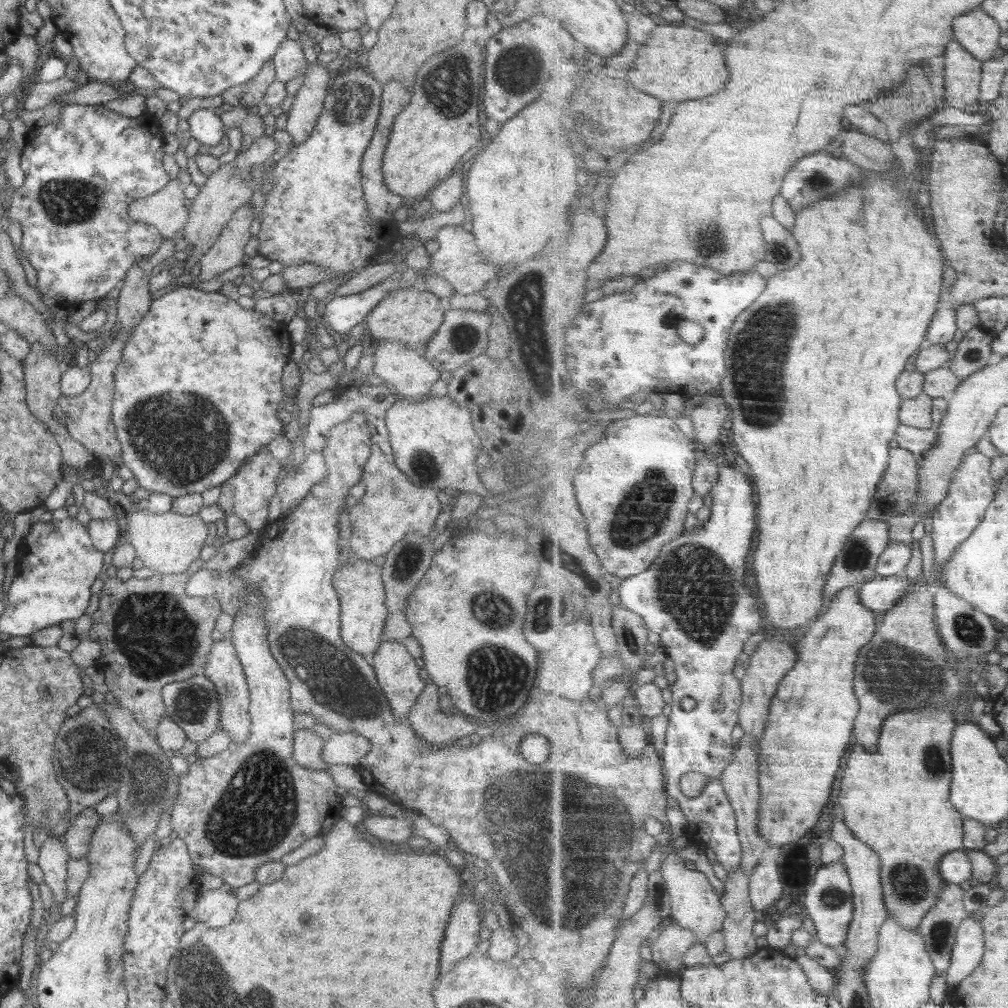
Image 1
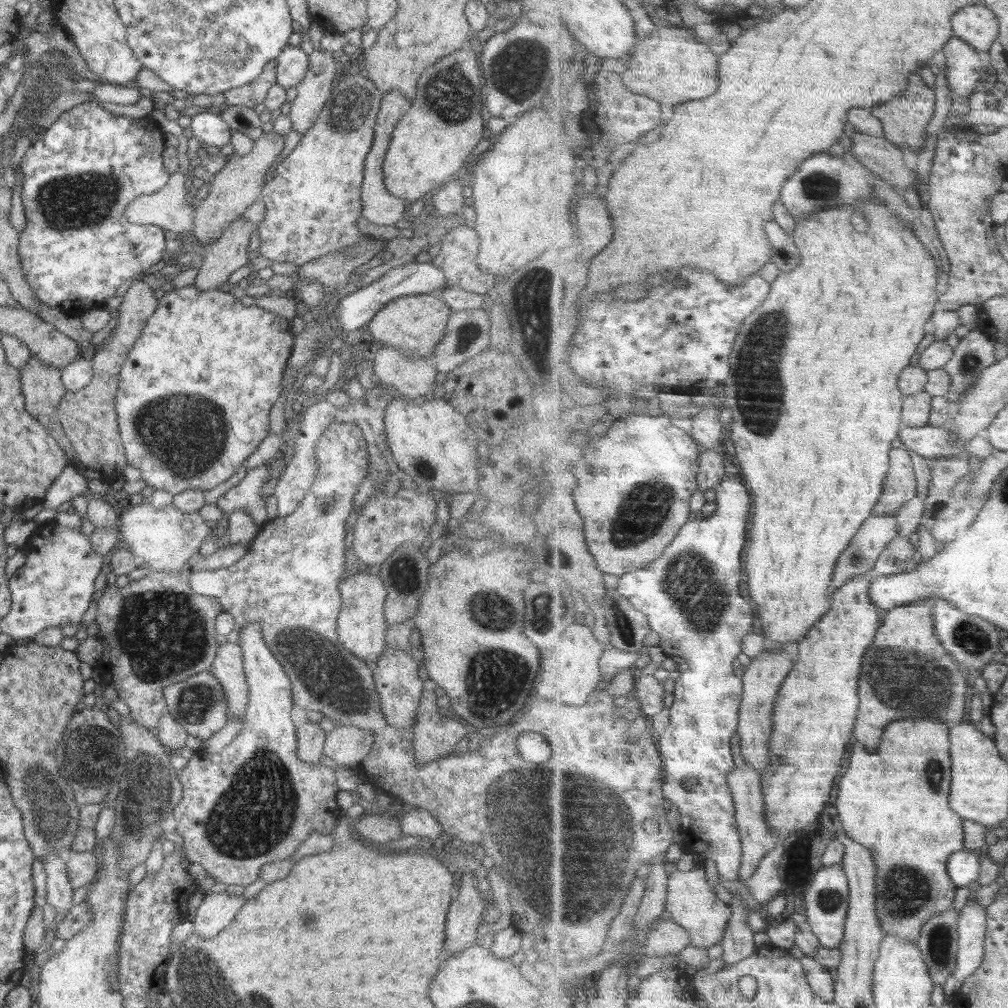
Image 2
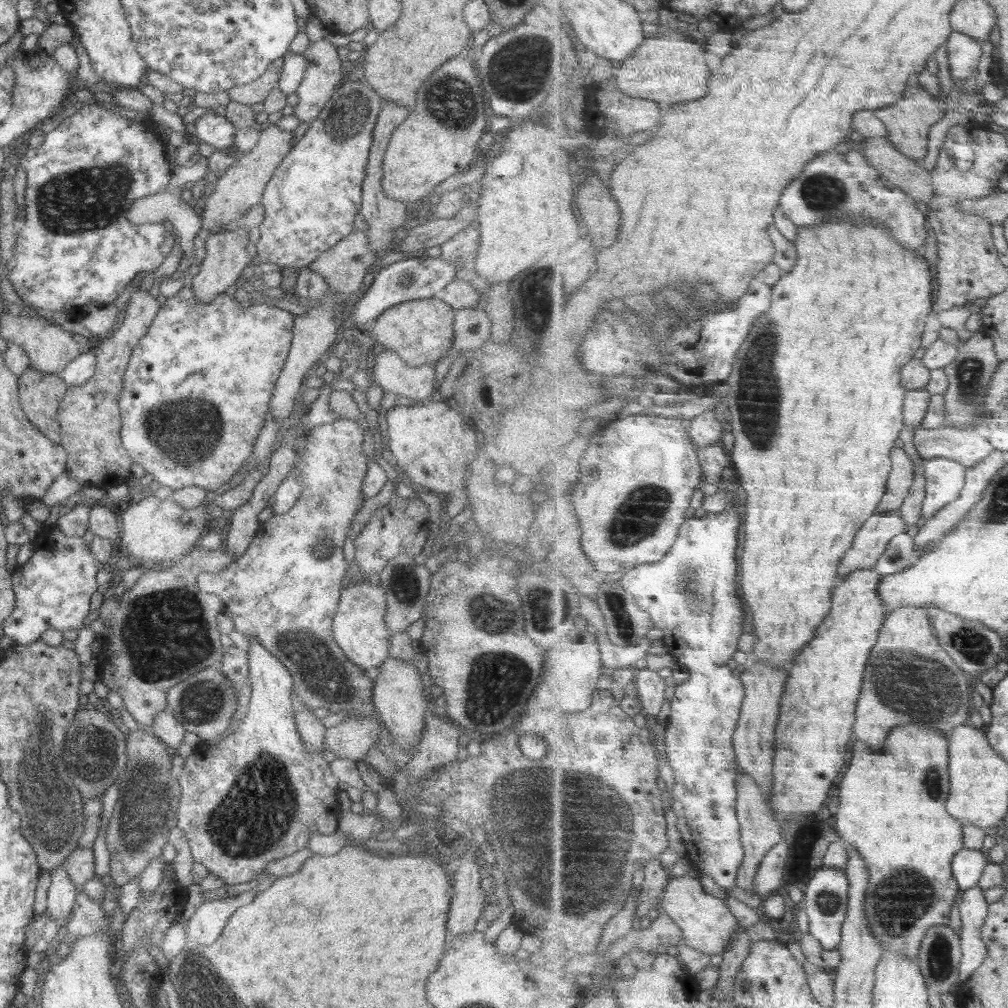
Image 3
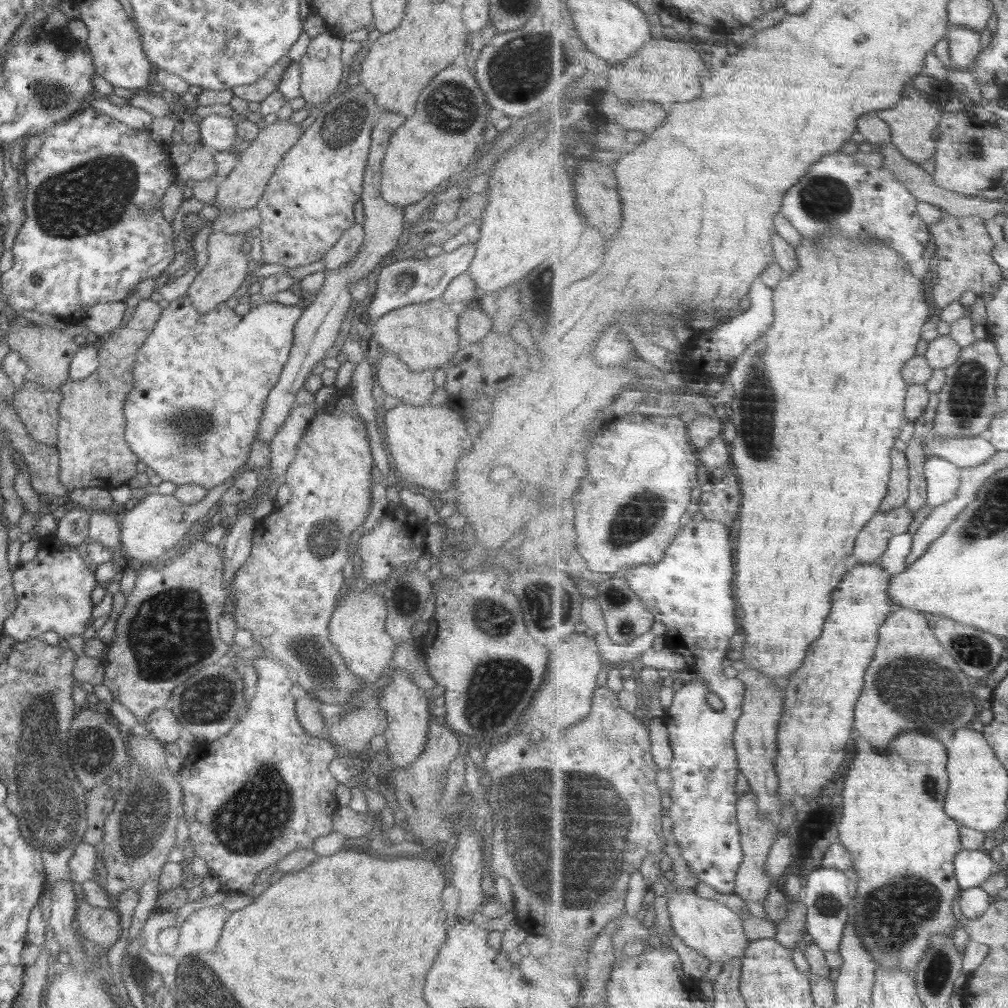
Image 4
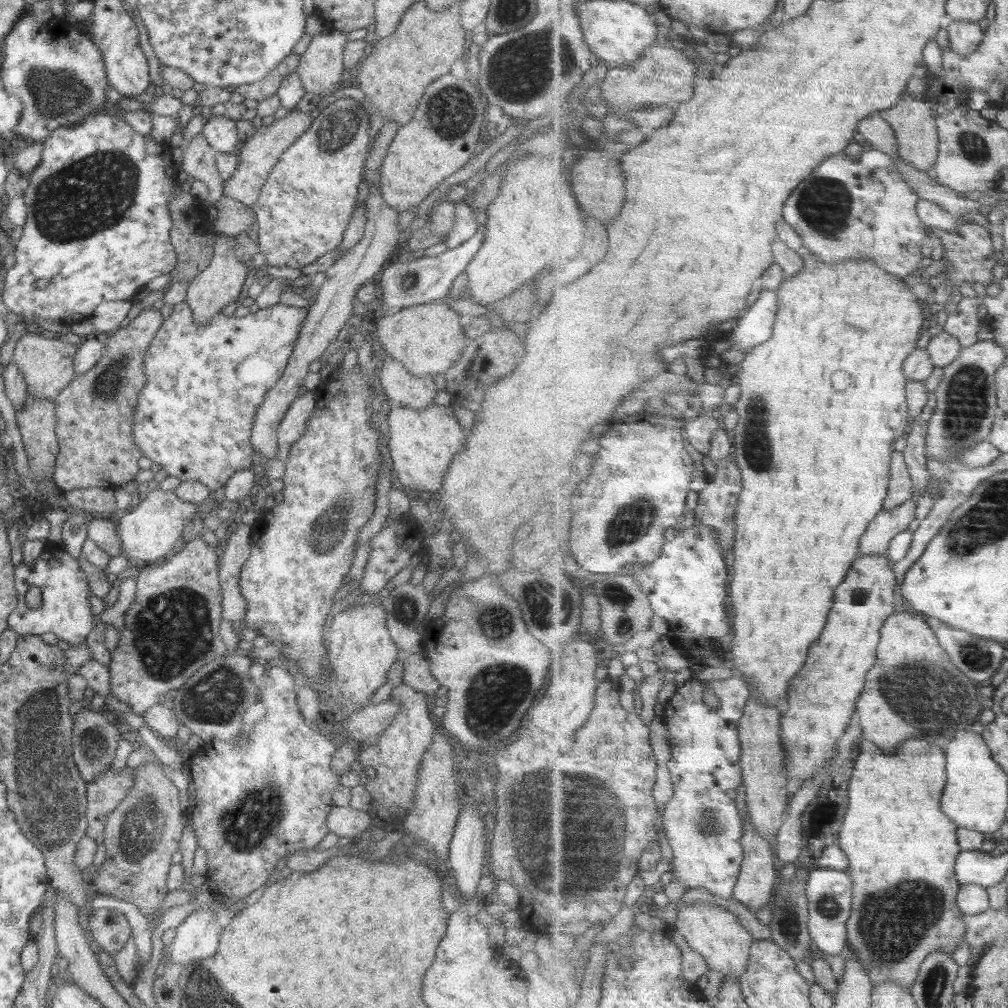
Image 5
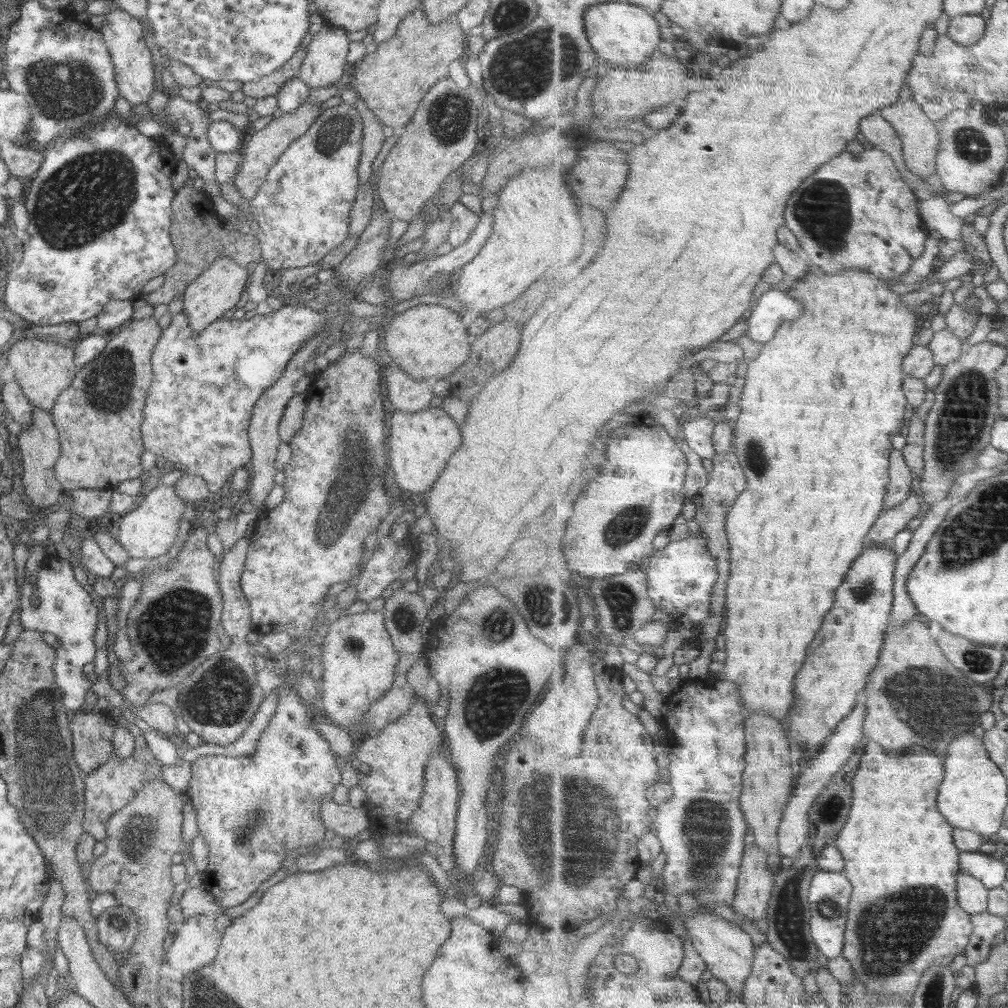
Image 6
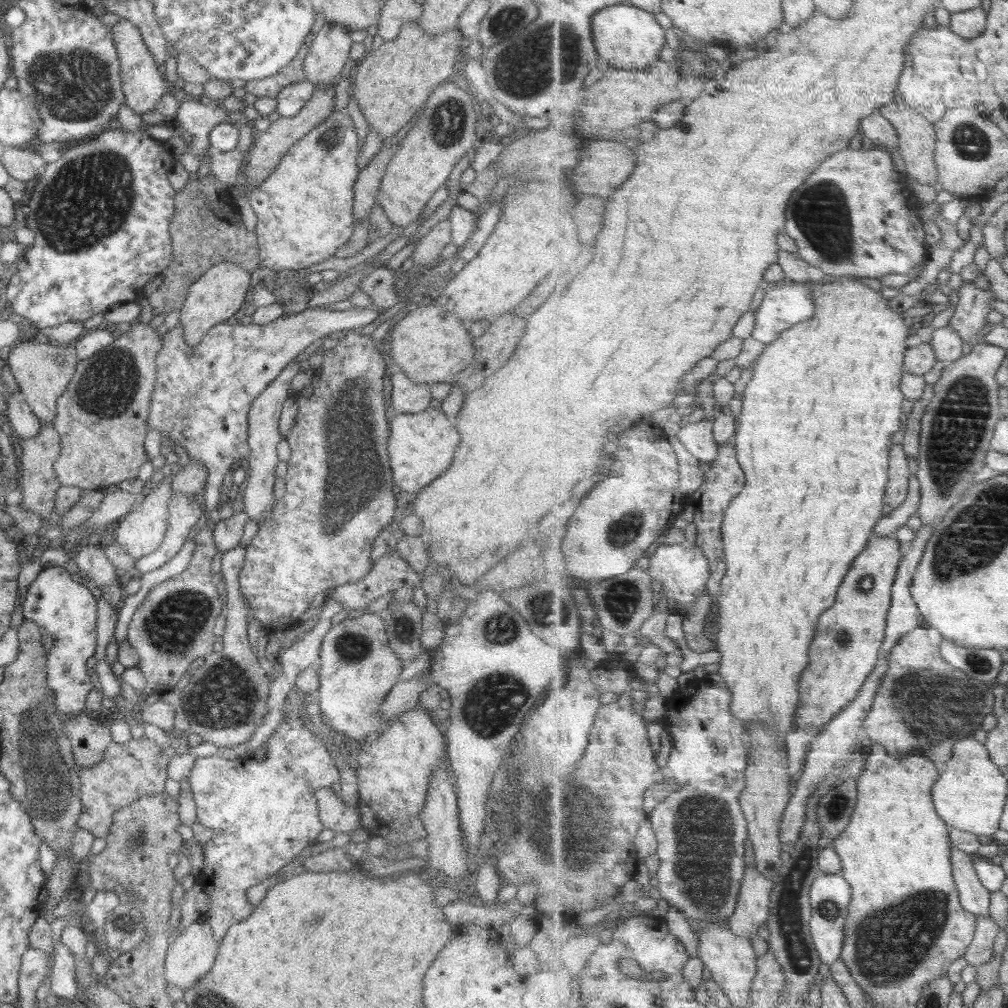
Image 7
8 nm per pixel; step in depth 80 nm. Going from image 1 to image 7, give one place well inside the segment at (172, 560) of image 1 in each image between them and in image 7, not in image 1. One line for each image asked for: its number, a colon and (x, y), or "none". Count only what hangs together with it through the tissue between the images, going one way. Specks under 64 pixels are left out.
2: (164, 540)
3: (156, 532)
4: (150, 528)
5: (148, 531)
6: (148, 531)
7: (141, 532)

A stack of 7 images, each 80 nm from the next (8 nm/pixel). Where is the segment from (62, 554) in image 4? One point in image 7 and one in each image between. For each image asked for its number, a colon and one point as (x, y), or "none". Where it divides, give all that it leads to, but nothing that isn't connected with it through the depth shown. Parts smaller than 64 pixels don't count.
5: (65, 611)
6: (66, 610)
7: (68, 611)

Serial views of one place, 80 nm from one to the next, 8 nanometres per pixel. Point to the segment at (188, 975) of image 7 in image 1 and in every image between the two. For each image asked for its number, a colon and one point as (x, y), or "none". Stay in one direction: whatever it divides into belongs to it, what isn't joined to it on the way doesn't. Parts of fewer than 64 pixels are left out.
1: (215, 907)
2: (217, 910)
3: (208, 921)
4: (200, 931)
5: (196, 938)
6: (195, 943)

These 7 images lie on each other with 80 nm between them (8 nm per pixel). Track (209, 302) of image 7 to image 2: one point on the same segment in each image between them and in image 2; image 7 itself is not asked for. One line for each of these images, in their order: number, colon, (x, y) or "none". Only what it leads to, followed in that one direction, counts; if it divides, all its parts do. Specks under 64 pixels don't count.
2: (222, 257)
3: (226, 255)
4: (227, 267)
5: (220, 283)
6: (218, 289)

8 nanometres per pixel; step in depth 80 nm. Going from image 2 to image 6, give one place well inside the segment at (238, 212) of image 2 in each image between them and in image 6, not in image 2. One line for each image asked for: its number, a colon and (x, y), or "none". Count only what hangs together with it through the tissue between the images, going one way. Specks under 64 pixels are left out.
3: (241, 187)
4: (241, 189)
5: (258, 152)
6: (261, 149)

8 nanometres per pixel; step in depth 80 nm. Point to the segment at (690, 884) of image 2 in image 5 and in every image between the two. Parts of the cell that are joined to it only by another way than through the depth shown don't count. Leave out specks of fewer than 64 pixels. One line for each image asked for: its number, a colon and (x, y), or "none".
3: (709, 925)
4: (712, 927)
5: (715, 932)

